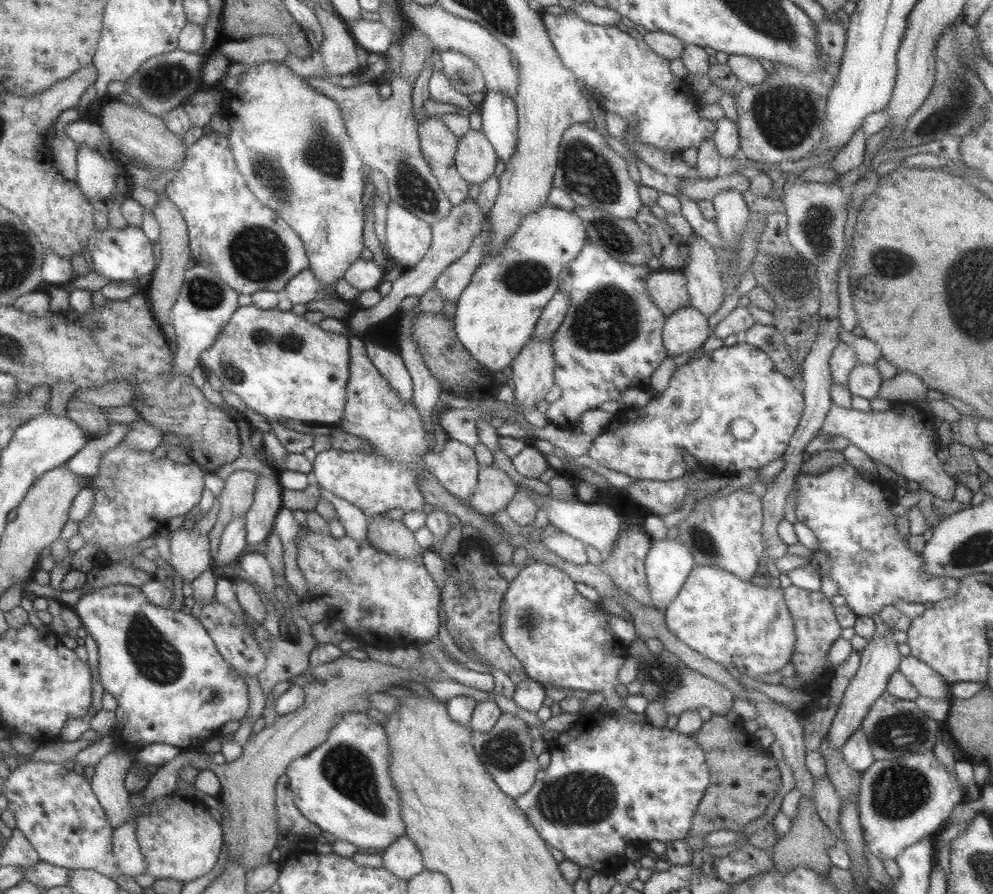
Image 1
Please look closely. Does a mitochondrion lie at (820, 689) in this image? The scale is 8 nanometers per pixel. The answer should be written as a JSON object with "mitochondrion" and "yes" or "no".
{"mitochondrion":"no"}

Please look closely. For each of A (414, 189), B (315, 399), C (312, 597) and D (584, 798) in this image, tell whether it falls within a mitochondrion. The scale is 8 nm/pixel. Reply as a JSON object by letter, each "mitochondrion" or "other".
{"A":"mitochondrion","B":"other","C":"other","D":"mitochondrion"}

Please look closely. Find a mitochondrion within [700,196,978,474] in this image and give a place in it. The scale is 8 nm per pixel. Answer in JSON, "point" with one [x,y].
{"point":[816,223]}

